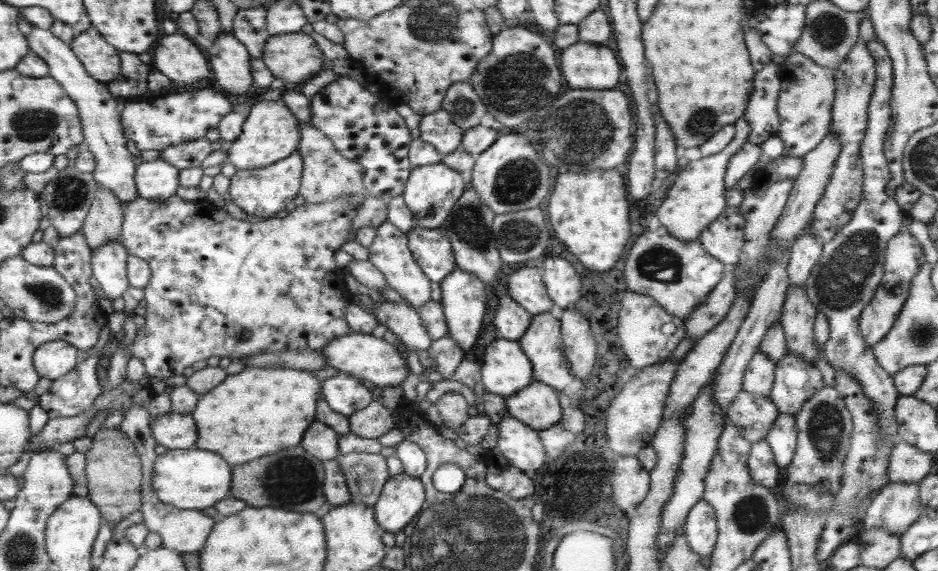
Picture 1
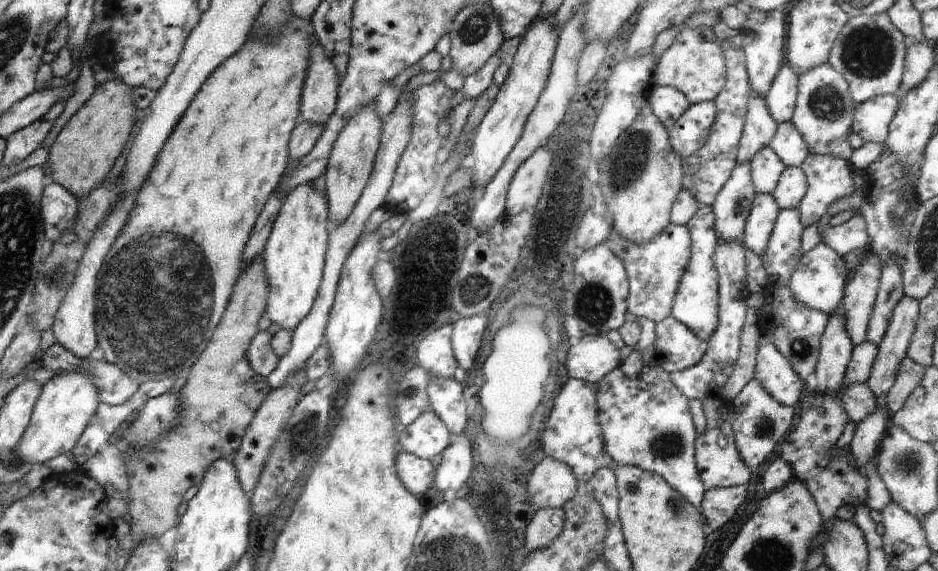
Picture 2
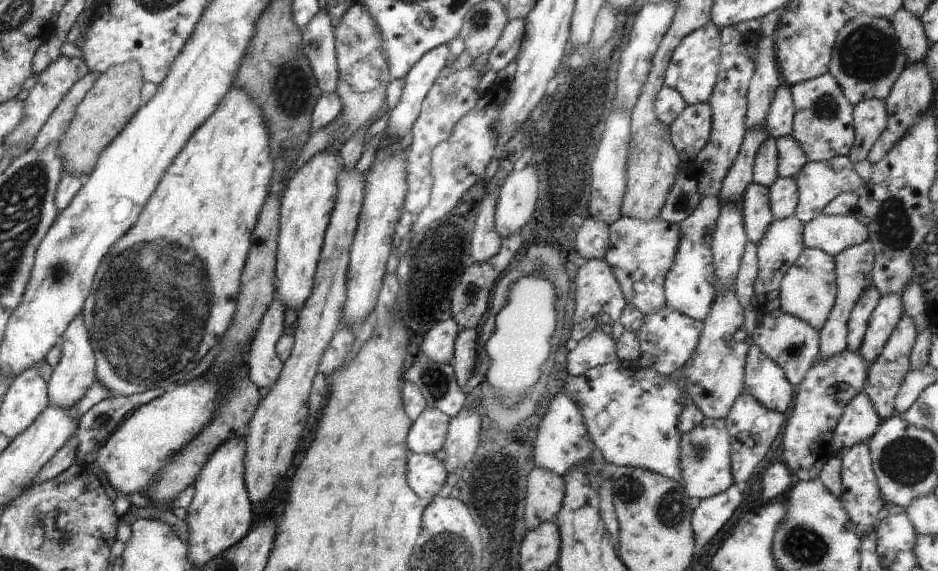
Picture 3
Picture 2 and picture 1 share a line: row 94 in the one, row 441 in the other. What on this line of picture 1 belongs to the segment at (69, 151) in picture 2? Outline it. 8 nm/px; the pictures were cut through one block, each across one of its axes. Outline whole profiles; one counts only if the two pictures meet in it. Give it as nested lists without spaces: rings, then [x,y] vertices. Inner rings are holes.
[[[99,429],[91,437],[90,449],[85,455],[85,478],[88,490],[88,499],[98,508],[105,522],[110,525],[117,523],[135,510],[140,510],[142,496],[140,495],[140,484],[142,472],[140,458],[130,440],[116,429]]]

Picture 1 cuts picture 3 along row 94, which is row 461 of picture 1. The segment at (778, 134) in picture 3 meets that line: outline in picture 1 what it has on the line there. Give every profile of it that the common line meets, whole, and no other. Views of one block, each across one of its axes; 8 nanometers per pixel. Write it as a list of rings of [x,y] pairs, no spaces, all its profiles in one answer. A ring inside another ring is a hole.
[[[779,413],[767,431],[764,441],[769,445],[778,468],[786,468],[791,462],[796,445],[794,415]]]

